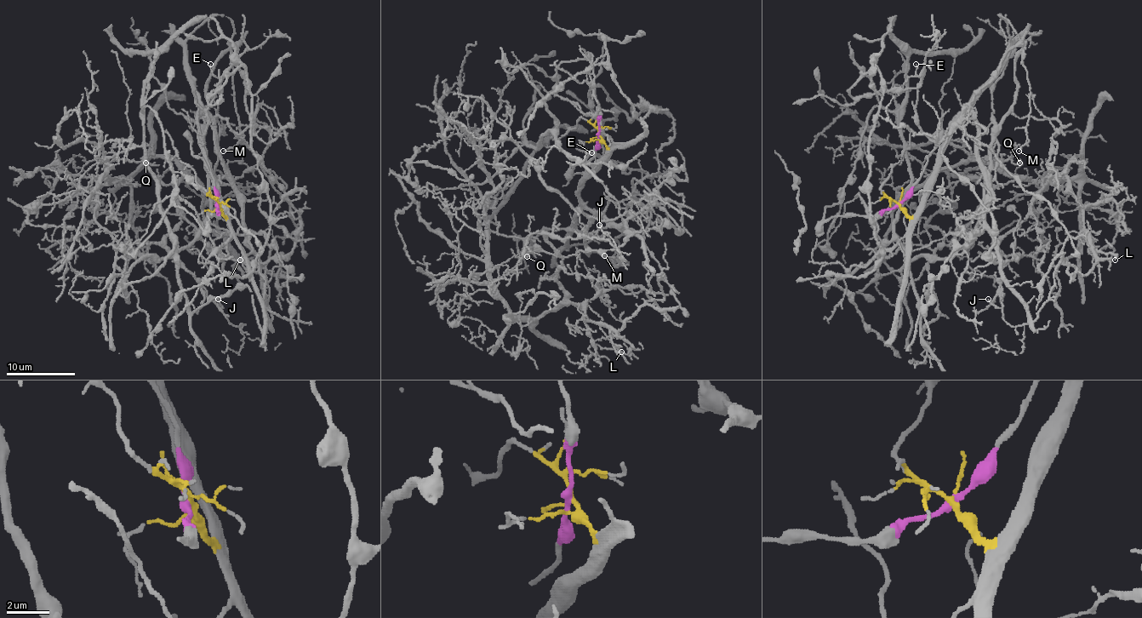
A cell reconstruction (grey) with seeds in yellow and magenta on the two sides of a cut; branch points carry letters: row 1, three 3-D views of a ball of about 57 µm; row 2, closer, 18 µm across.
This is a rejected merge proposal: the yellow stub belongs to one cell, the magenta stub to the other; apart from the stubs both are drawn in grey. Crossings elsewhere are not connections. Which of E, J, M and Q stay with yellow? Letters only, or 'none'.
E, M

